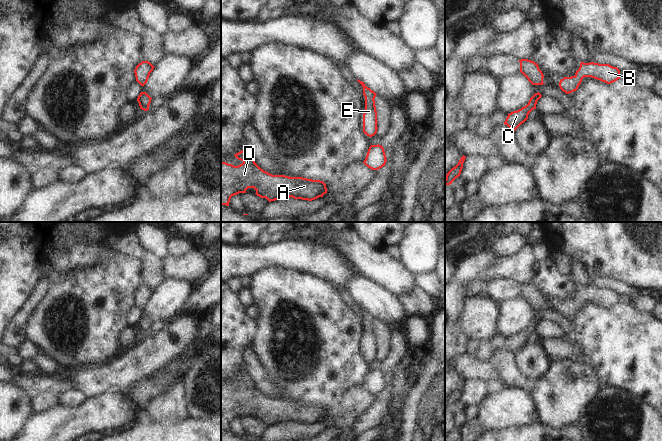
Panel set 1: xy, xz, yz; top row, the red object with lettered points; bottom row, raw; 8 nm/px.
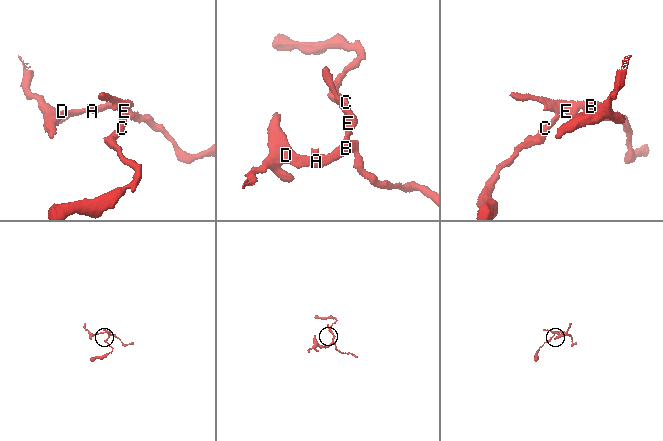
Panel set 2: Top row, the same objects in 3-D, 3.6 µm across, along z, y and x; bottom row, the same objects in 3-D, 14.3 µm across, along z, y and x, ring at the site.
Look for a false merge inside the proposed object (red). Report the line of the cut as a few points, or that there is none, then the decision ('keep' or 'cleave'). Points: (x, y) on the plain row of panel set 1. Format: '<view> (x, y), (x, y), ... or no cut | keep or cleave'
no cut | keep

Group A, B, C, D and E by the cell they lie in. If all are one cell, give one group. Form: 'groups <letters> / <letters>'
groups A B C D E

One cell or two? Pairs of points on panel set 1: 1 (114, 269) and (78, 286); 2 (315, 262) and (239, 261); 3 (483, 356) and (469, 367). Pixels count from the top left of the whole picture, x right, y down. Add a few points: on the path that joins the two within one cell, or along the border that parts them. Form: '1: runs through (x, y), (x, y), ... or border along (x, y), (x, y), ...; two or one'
1: runs through (105, 278), (97, 286), (87, 286); one
2: runs through (296, 257), (258, 257); one
3: border along (473, 355), (480, 361), (488, 362); two

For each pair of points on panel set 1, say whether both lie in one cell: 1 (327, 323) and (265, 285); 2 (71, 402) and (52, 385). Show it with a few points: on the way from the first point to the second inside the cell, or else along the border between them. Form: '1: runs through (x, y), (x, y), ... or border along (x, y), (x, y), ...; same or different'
1: runs through (321, 306), (302, 304), (283, 295); same
2: border along (73, 388), (60, 395); different

